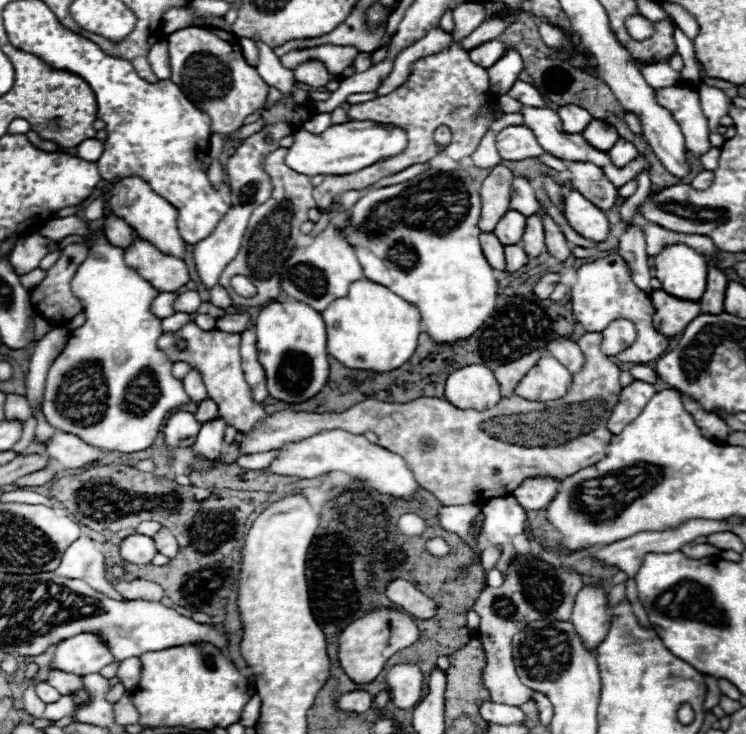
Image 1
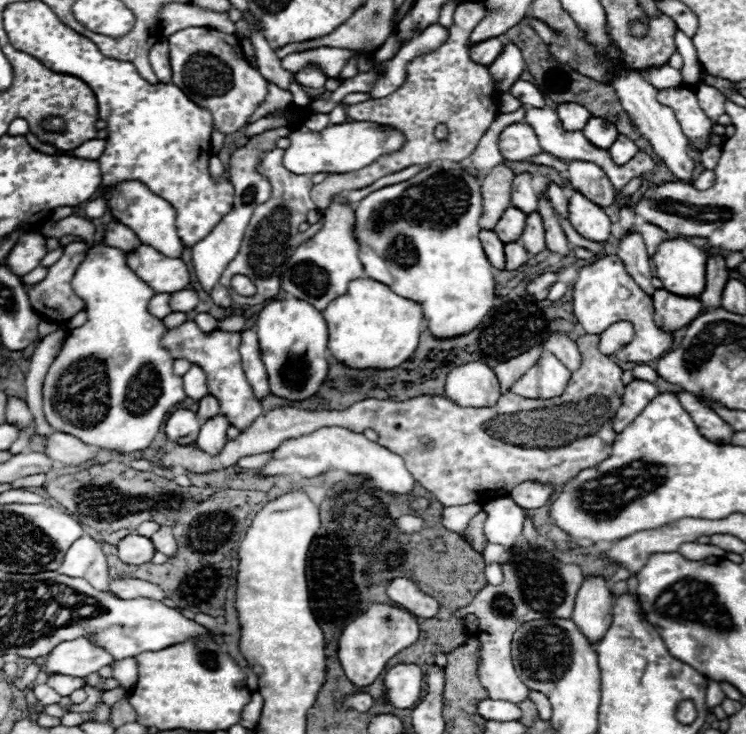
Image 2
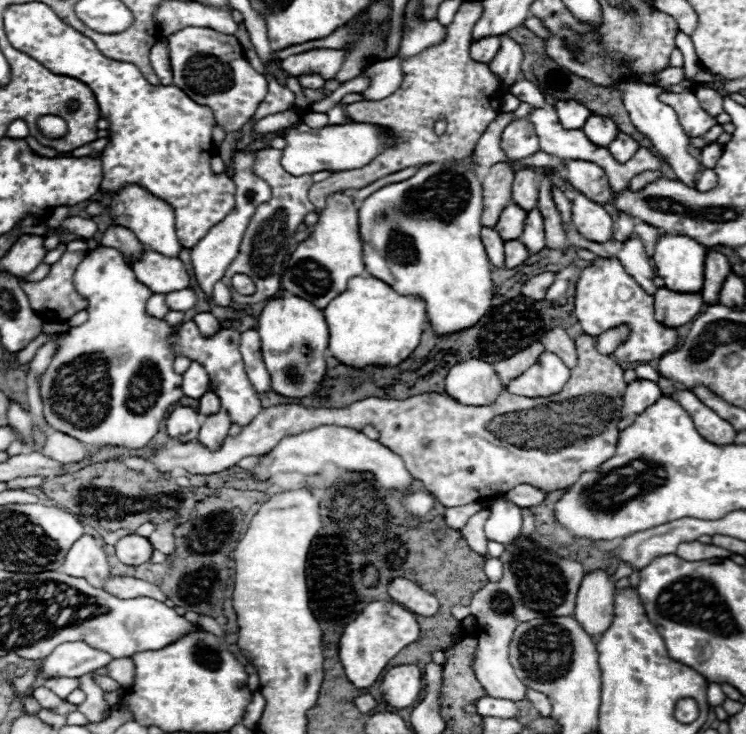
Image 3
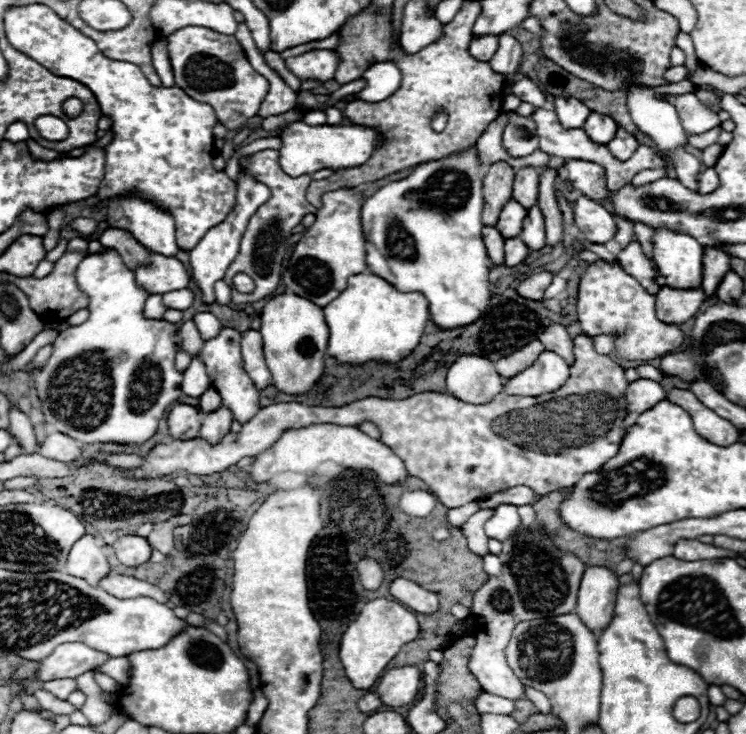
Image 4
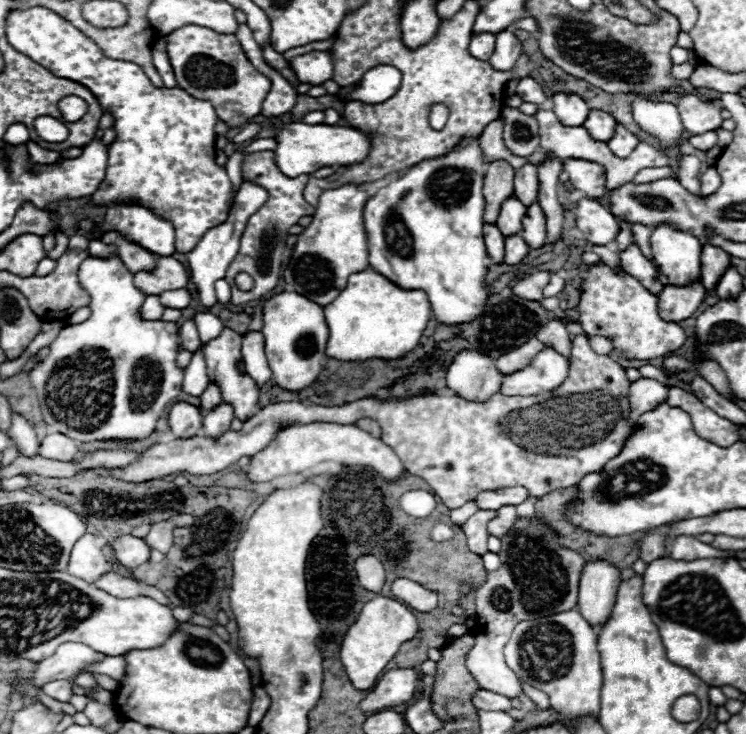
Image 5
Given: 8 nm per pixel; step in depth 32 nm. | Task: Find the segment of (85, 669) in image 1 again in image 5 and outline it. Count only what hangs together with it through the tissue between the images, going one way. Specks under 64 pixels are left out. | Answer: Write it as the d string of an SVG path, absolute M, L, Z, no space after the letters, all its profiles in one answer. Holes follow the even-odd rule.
M66 642L50 658L42 660L32 674L32 686L44 686L58 678L76 678L92 662L104 660L104 654L94 652L86 644Z

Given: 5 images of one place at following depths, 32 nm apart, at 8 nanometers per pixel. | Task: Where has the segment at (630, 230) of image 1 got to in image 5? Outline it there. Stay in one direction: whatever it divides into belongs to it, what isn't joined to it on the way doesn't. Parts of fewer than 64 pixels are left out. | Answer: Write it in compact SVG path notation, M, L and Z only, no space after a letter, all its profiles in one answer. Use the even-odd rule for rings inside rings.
M630 244L626 250L622 250L620 254L620 262L622 262L622 268L626 274L634 276L648 292L654 292L656 296L662 292L664 284L658 282L658 268L654 262L646 260L640 252L640 248L636 244Z

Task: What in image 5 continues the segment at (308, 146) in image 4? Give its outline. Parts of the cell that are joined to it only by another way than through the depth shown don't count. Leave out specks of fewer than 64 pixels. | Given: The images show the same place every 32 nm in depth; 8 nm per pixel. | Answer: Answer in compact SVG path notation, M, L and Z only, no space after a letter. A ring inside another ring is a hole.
M290 122L276 130L278 148L276 148L276 164L278 168L296 178L300 174L312 174L324 166L350 166L366 160L370 152L370 134L364 134L352 126L328 126L328 124L304 124L304 122Z

